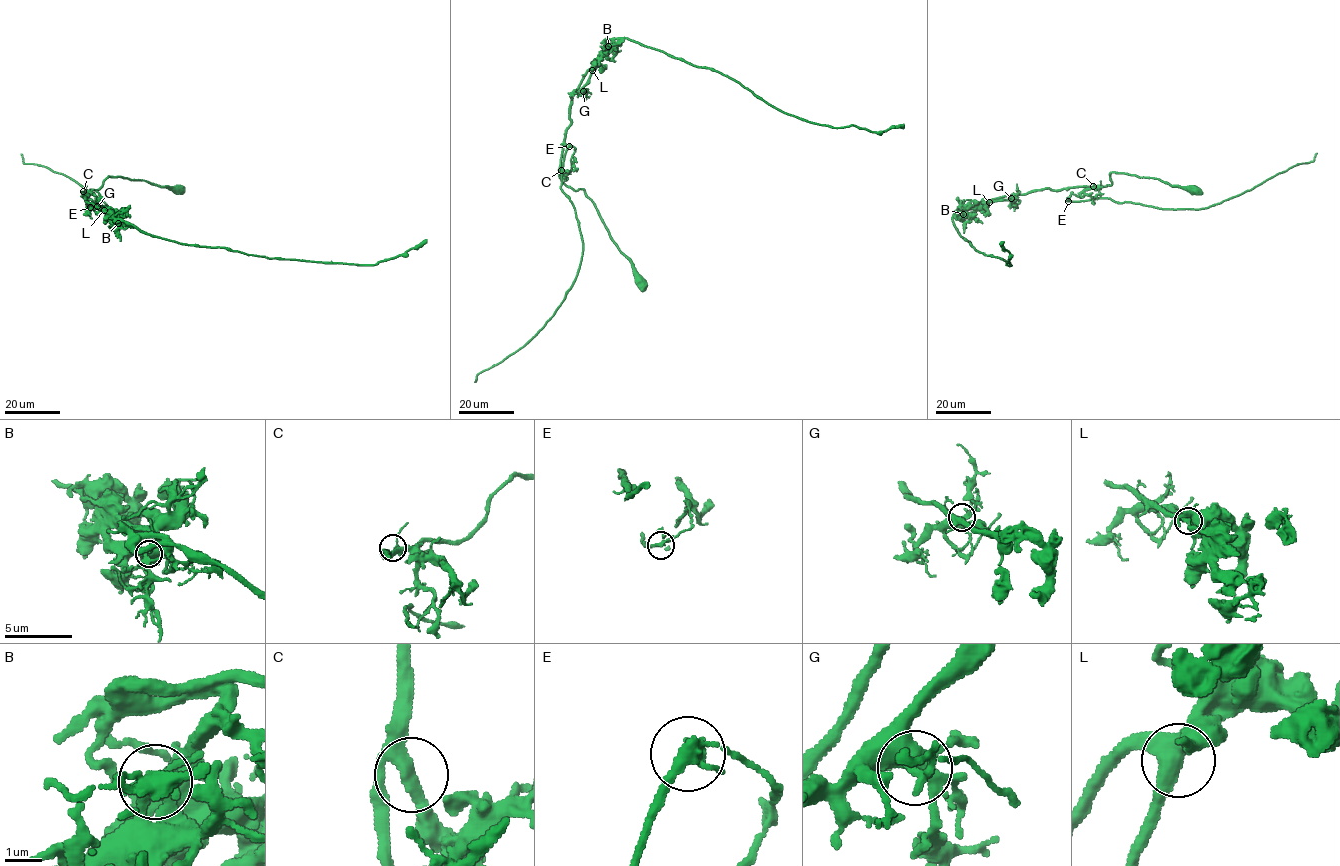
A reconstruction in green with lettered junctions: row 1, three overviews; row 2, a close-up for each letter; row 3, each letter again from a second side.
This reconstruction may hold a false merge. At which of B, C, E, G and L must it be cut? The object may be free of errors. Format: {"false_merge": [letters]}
{"false_merge": ["E"]}

